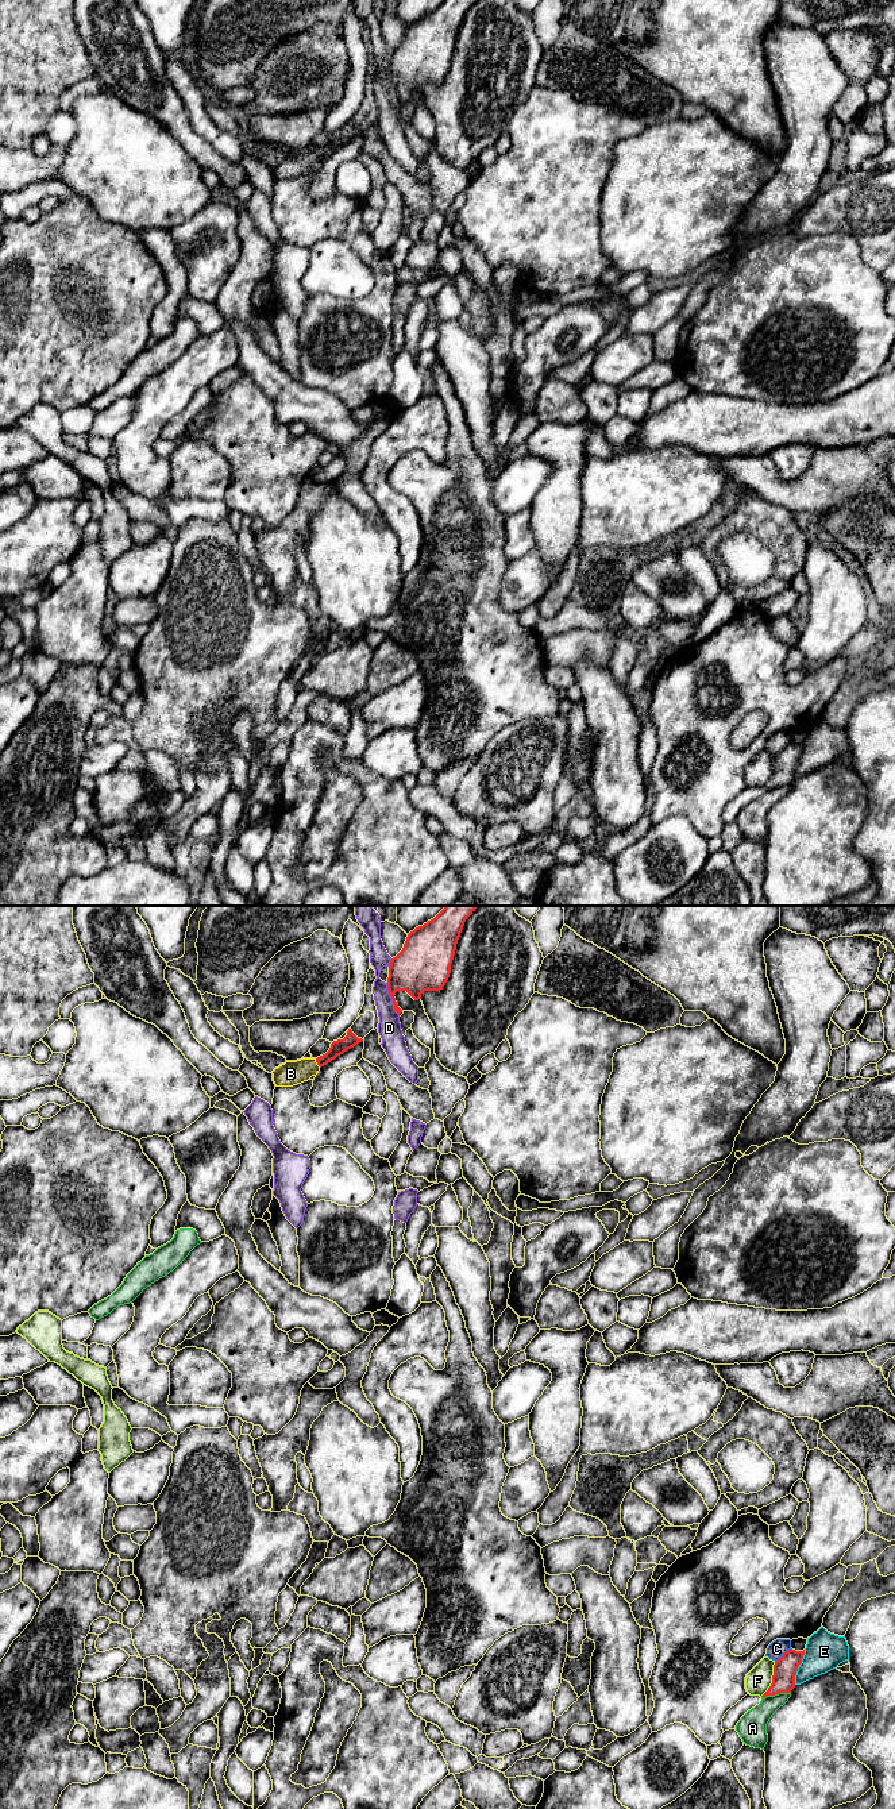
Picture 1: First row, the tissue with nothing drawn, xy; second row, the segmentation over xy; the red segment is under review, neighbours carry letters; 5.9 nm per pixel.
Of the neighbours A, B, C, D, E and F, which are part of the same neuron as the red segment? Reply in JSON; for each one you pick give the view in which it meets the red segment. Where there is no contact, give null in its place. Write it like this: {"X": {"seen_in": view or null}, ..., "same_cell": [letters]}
{"B": {"seen_in": "xy"}, "same_cell": ["B"]}

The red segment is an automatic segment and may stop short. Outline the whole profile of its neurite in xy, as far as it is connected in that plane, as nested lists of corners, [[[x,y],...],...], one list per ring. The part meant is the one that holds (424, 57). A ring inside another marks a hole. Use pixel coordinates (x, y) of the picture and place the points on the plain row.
[[[444,0],[433,12],[408,27],[402,43],[389,58],[387,82],[398,108],[402,103],[394,90],[397,84],[406,84],[418,93],[424,84],[443,82],[464,15],[475,1]]]

